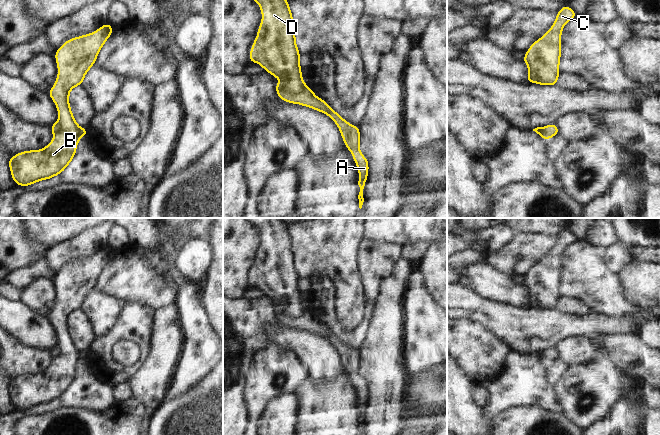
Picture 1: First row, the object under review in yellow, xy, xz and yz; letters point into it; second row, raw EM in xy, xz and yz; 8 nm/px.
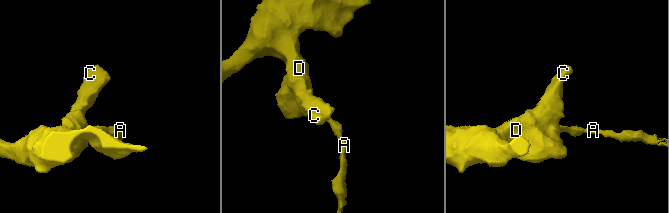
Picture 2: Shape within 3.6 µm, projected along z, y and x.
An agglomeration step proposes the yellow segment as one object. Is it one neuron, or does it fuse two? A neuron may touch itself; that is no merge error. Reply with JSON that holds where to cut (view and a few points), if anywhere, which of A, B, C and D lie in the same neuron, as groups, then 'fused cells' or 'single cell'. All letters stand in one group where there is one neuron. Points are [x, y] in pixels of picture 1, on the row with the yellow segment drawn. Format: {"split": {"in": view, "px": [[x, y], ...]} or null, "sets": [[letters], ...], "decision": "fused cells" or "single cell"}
{"split": {"in": "xz", "px": [[277, 83], [286, 91], [292, 93], [299, 93], [306, 87]]}, "sets": [["A"], ["B", "C", "D"]], "decision": "fused cells"}

